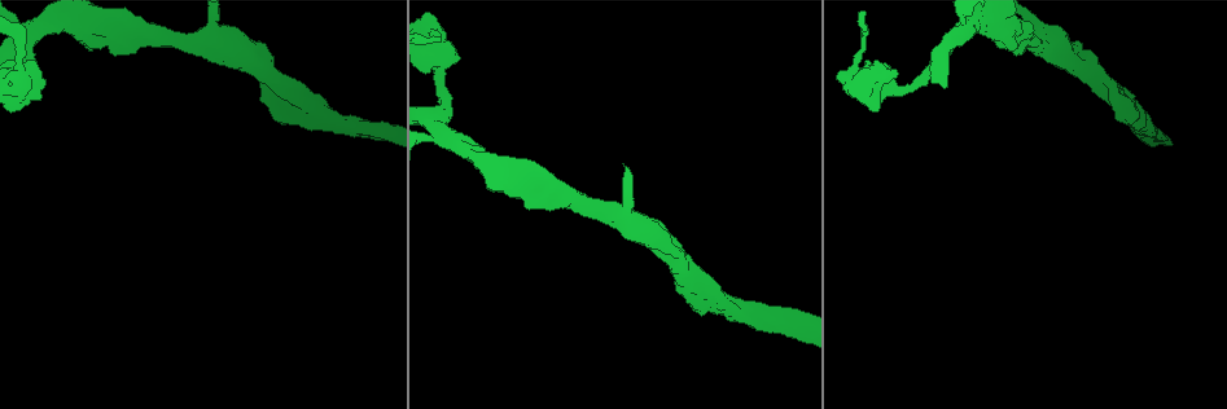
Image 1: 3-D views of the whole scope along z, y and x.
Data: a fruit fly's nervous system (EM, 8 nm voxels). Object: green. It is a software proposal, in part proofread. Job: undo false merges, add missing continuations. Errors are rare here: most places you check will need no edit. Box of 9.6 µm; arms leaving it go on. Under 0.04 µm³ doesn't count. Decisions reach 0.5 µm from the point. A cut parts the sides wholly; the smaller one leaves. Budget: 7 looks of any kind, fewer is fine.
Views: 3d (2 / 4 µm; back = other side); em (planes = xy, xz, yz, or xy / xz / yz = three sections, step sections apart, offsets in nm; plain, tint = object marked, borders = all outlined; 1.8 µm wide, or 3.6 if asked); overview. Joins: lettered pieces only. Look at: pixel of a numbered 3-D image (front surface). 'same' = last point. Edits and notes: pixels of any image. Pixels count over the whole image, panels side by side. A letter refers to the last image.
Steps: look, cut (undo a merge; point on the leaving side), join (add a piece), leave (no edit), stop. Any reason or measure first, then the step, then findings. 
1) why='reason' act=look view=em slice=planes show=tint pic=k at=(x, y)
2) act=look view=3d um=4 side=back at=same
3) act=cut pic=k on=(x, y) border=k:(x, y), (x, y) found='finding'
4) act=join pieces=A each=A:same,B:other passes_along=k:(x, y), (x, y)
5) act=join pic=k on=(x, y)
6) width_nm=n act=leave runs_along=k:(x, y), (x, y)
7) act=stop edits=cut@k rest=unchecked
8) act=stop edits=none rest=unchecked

why='abrupt turn' act=look view=3d um=4 pic=1 at=(710, 289)

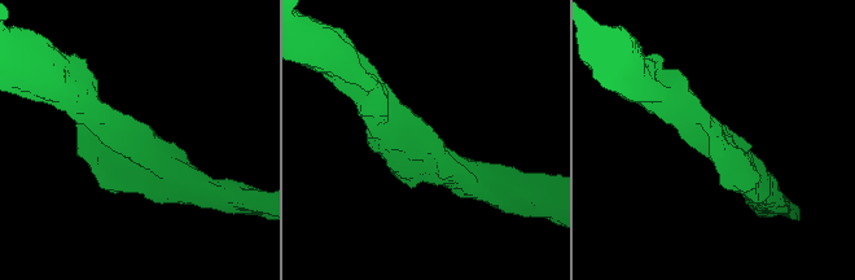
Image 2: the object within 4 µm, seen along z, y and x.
act=look view=em slice=planes show=borders pic=2 at=(421, 145)

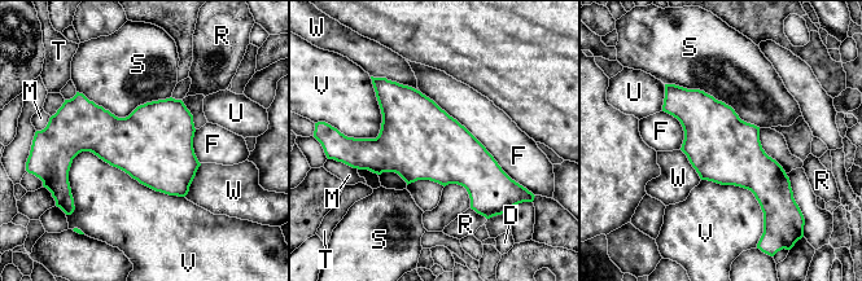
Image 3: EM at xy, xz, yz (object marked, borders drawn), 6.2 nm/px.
longest_contact=F:850nm act=leave each=D:other,F:other,M:other,R:other,S:other,T:other,U:other,V:other,W:other border=3:(665, 83), (703, 89), (760, 127) found='one neuron here'

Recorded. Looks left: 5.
why='sudden change in width' act=look view=3d um=4 pic=1 at=(528, 184)

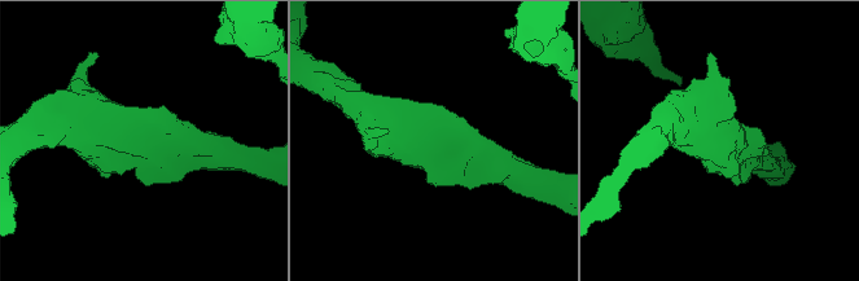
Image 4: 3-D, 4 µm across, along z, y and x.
act=look view=em um=3.6 slice=xy step=16 show=borders pic=4 at=(432, 150)

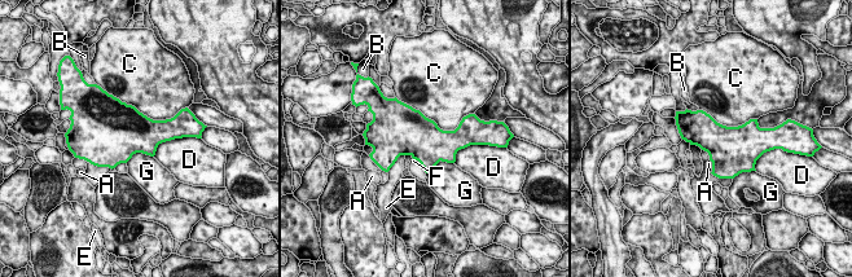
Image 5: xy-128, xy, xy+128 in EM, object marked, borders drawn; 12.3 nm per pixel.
act=look view=em um=3.6 slice=planes show=borders at=same

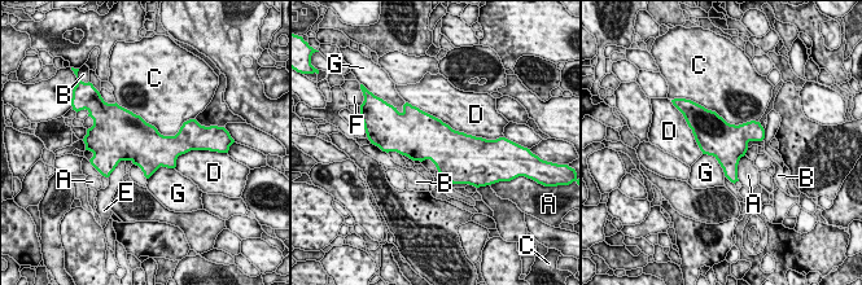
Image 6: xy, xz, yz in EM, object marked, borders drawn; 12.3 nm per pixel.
act=leave each=A:other,B:other,C:other,D:other,E:other,F:other,G:other border=6:(703, 153), (710, 154), (725, 175) found='continuous, no second neuron'

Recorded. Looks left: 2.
why='three-way junction' act=look view=em um=3.6 slice=xy step=16 show=tint pic=1 at=(439, 63)

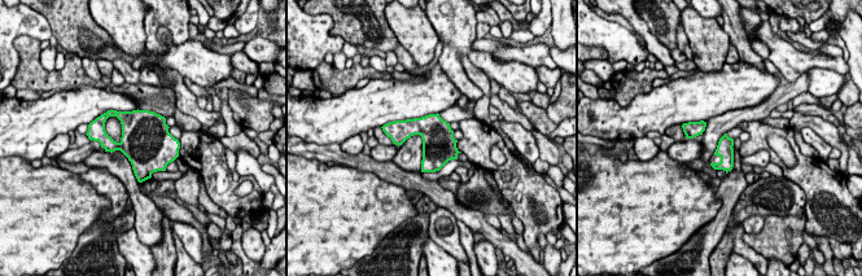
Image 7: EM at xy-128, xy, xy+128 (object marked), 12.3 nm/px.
why='cut it another way' act=look view=em um=3.6 slice=planes show=borders at=same

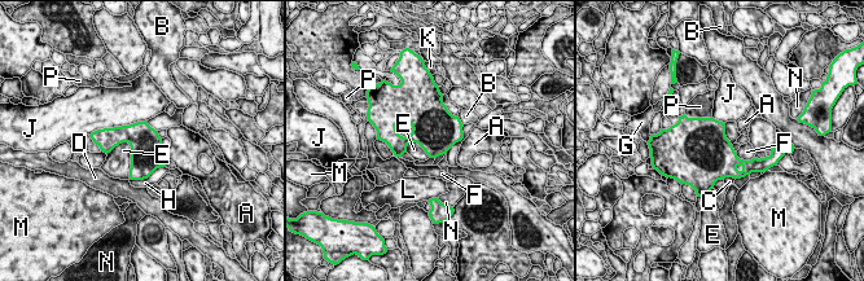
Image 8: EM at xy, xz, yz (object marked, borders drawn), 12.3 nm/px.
width_nm=420 act=leave each=A:other,B:other,C:other,D:other,E:other,F:other,G:other,H:other,J:other,K:other,L:other,M:other,N:other,P:other border=8:(122, 141), (130, 145), (130, 179) found='one neuron here'

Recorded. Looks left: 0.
act=stop edits=none rest=unchecked

